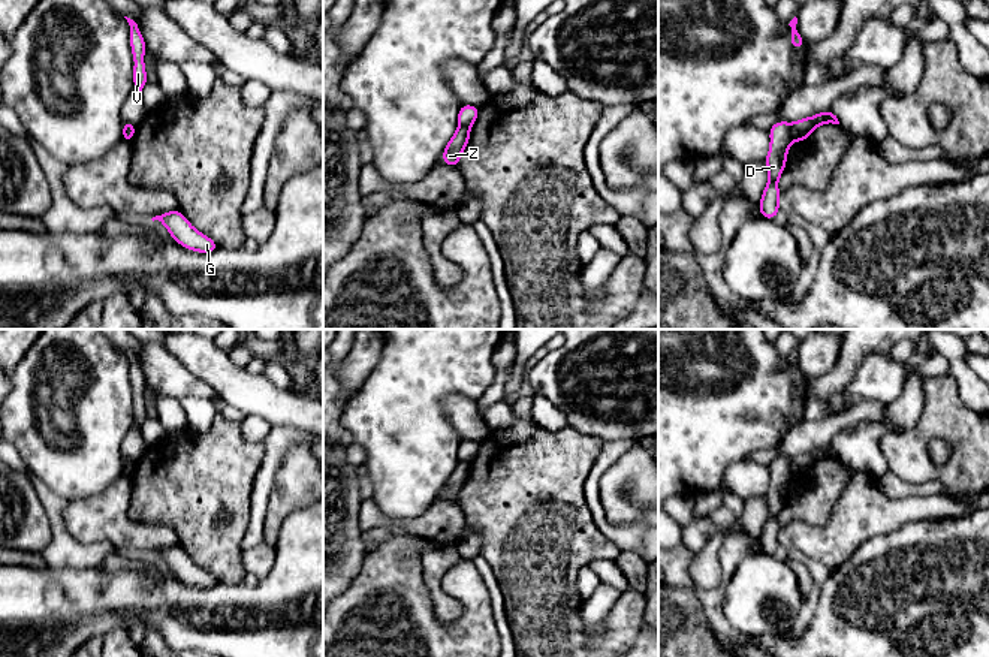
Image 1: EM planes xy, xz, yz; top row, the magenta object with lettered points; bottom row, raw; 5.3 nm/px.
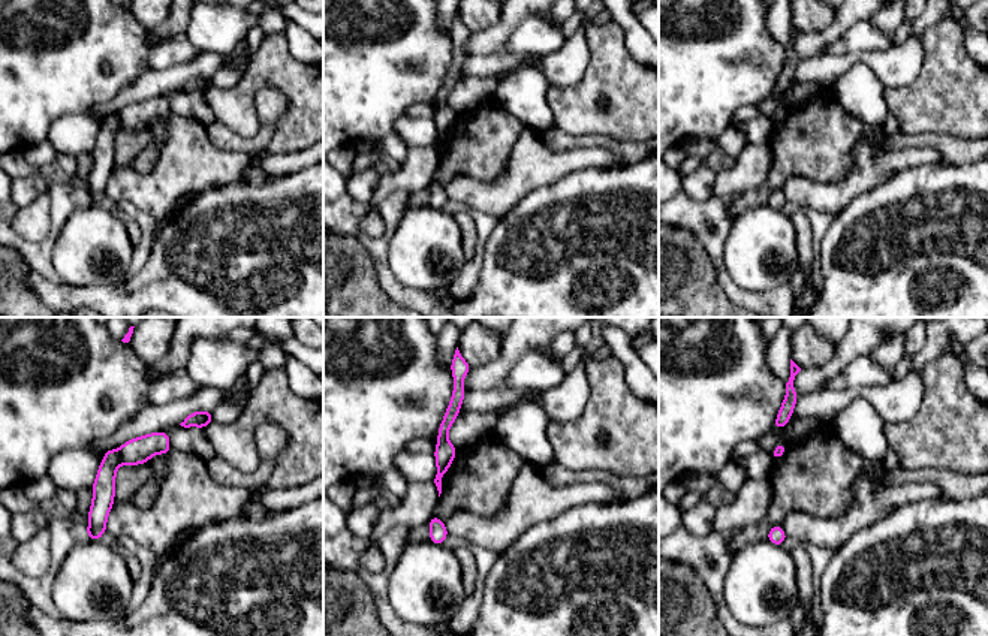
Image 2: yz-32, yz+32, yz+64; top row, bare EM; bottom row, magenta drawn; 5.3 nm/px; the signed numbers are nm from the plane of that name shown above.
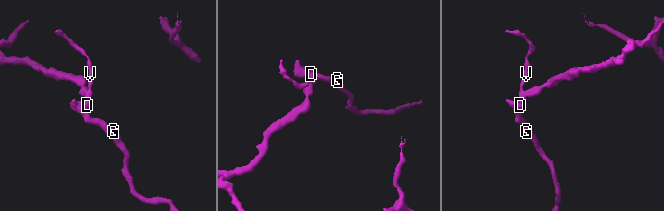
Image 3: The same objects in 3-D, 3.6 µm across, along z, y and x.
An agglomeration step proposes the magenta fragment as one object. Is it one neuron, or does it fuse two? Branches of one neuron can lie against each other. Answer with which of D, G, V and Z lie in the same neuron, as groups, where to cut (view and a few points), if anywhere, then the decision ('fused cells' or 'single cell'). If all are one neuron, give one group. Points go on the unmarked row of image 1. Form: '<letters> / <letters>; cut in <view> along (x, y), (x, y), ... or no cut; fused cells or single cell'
D G V / Z; cut in yz along (789, 460), (793, 475); fused cells

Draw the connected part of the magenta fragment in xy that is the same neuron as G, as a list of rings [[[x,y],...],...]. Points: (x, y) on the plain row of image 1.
[[[169,546],[151,554],[162,557],[171,572],[189,585],[195,585],[199,588],[212,588],[218,584],[218,581],[203,569],[198,567],[184,552],[181,546]]]

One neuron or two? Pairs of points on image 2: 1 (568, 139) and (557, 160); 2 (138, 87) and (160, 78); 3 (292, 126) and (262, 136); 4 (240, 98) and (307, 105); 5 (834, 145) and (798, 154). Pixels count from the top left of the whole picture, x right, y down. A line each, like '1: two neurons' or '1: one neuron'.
1: two neurons
2: one neuron
3: two neurons
4: one neuron
5: one neuron

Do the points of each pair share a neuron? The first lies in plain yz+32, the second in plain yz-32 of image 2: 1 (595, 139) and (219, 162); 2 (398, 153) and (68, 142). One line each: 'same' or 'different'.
1: different
2: different

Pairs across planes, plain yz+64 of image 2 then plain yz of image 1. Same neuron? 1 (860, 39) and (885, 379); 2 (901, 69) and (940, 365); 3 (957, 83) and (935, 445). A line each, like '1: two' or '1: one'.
1: one
2: one
3: two

